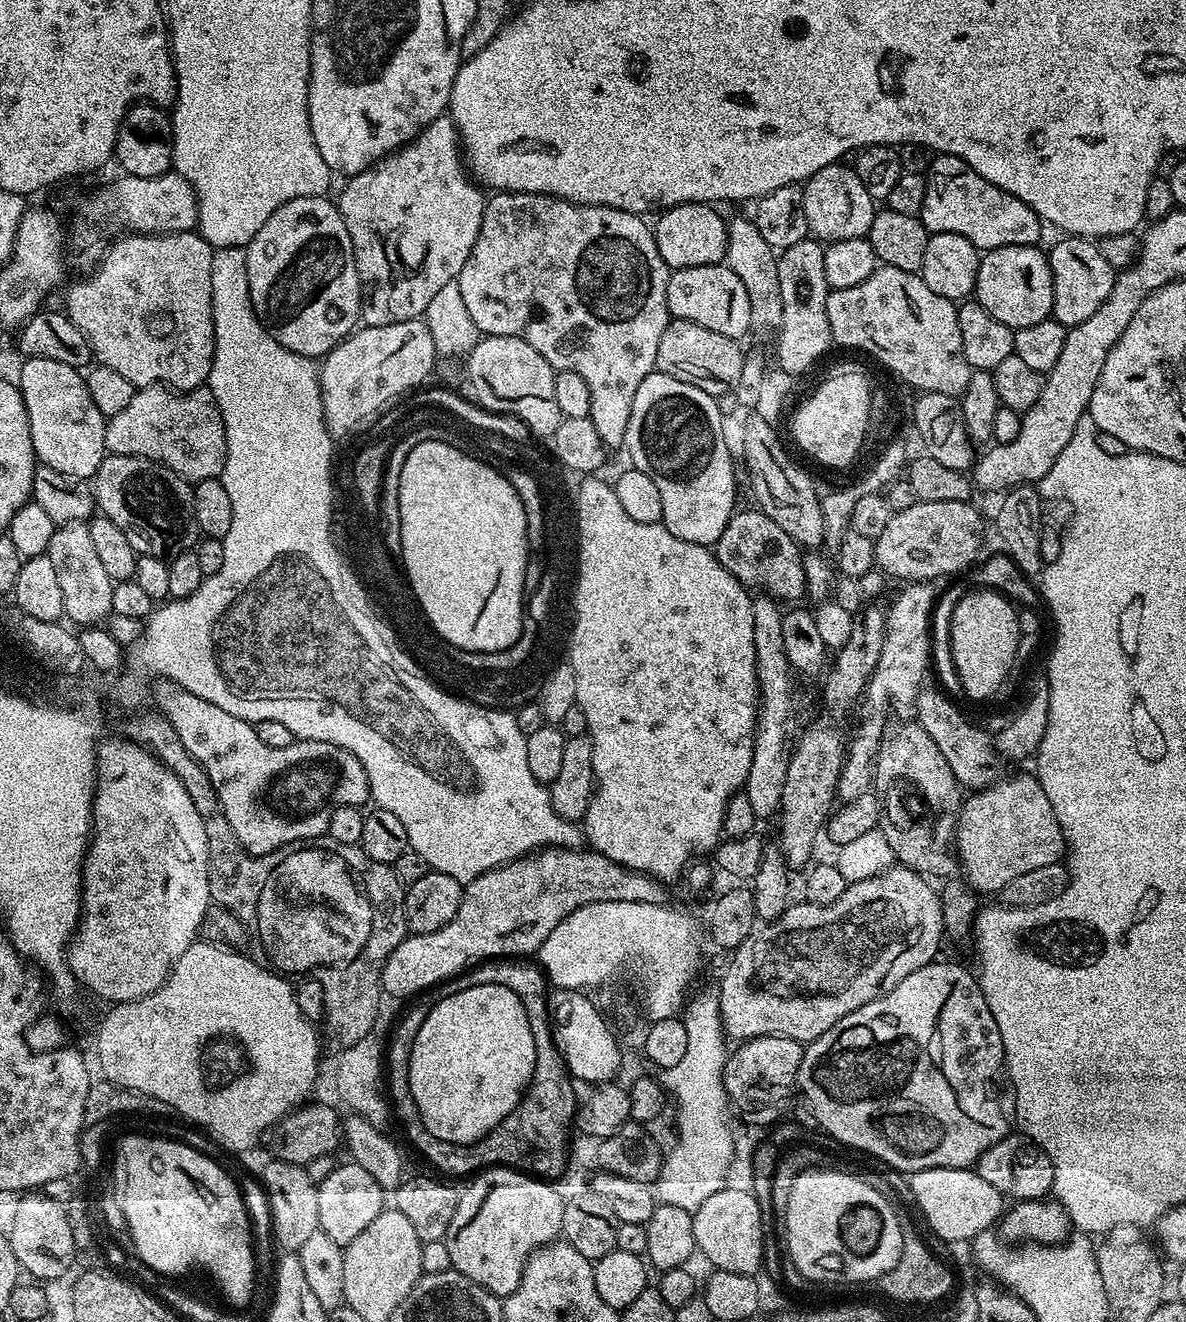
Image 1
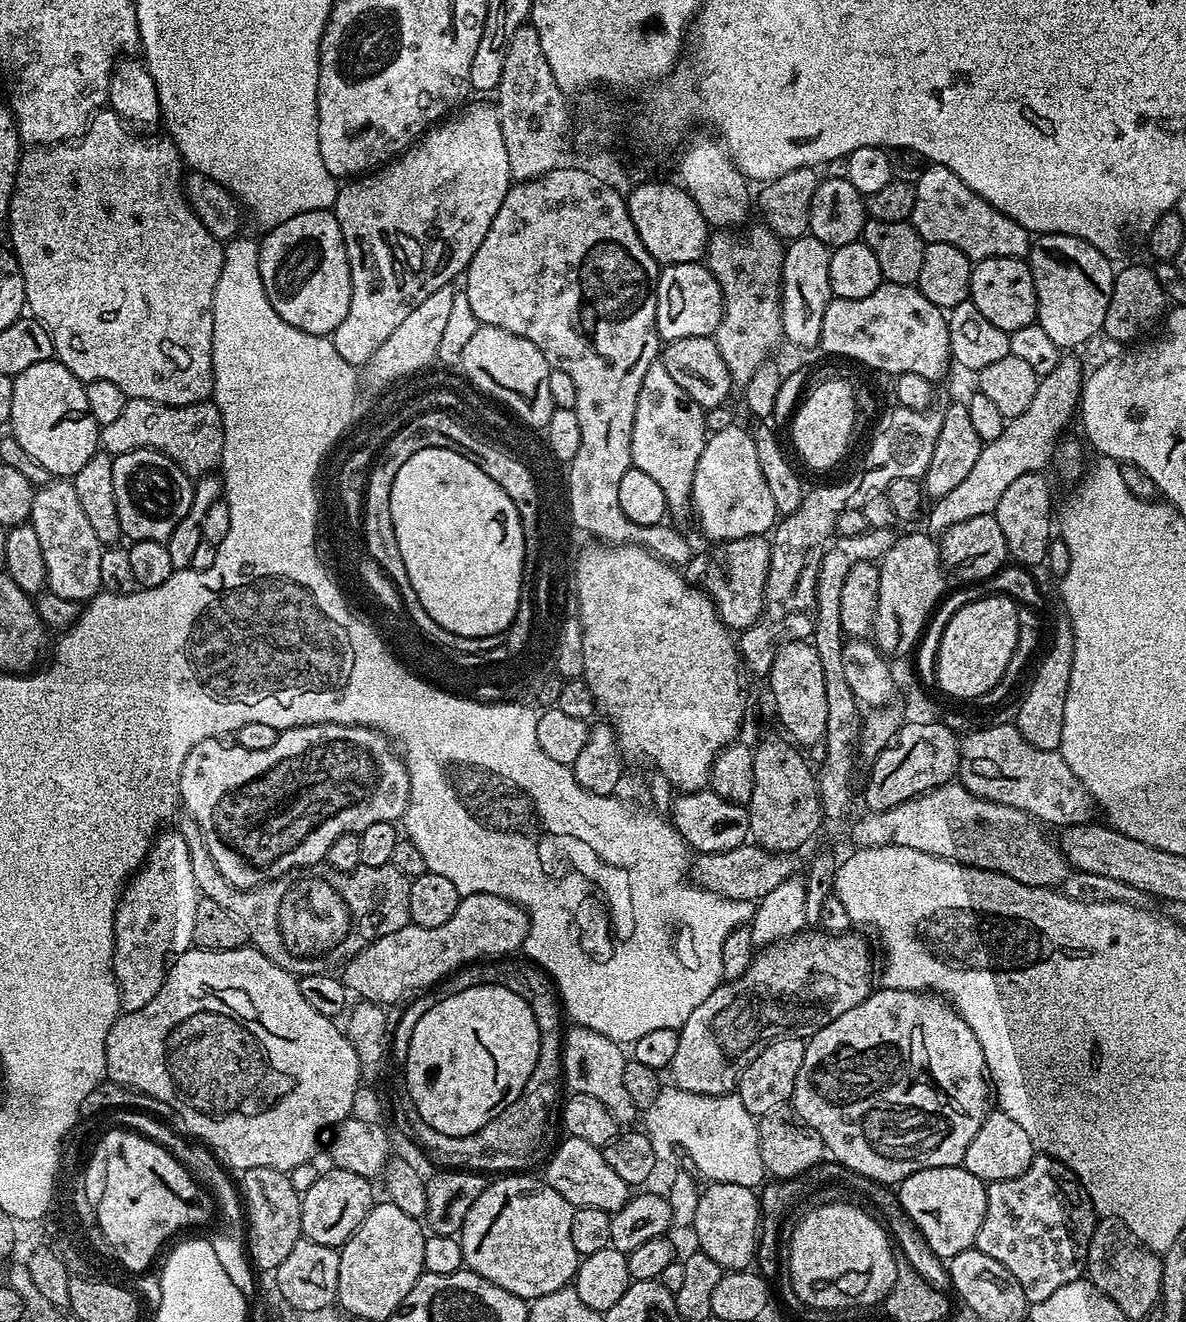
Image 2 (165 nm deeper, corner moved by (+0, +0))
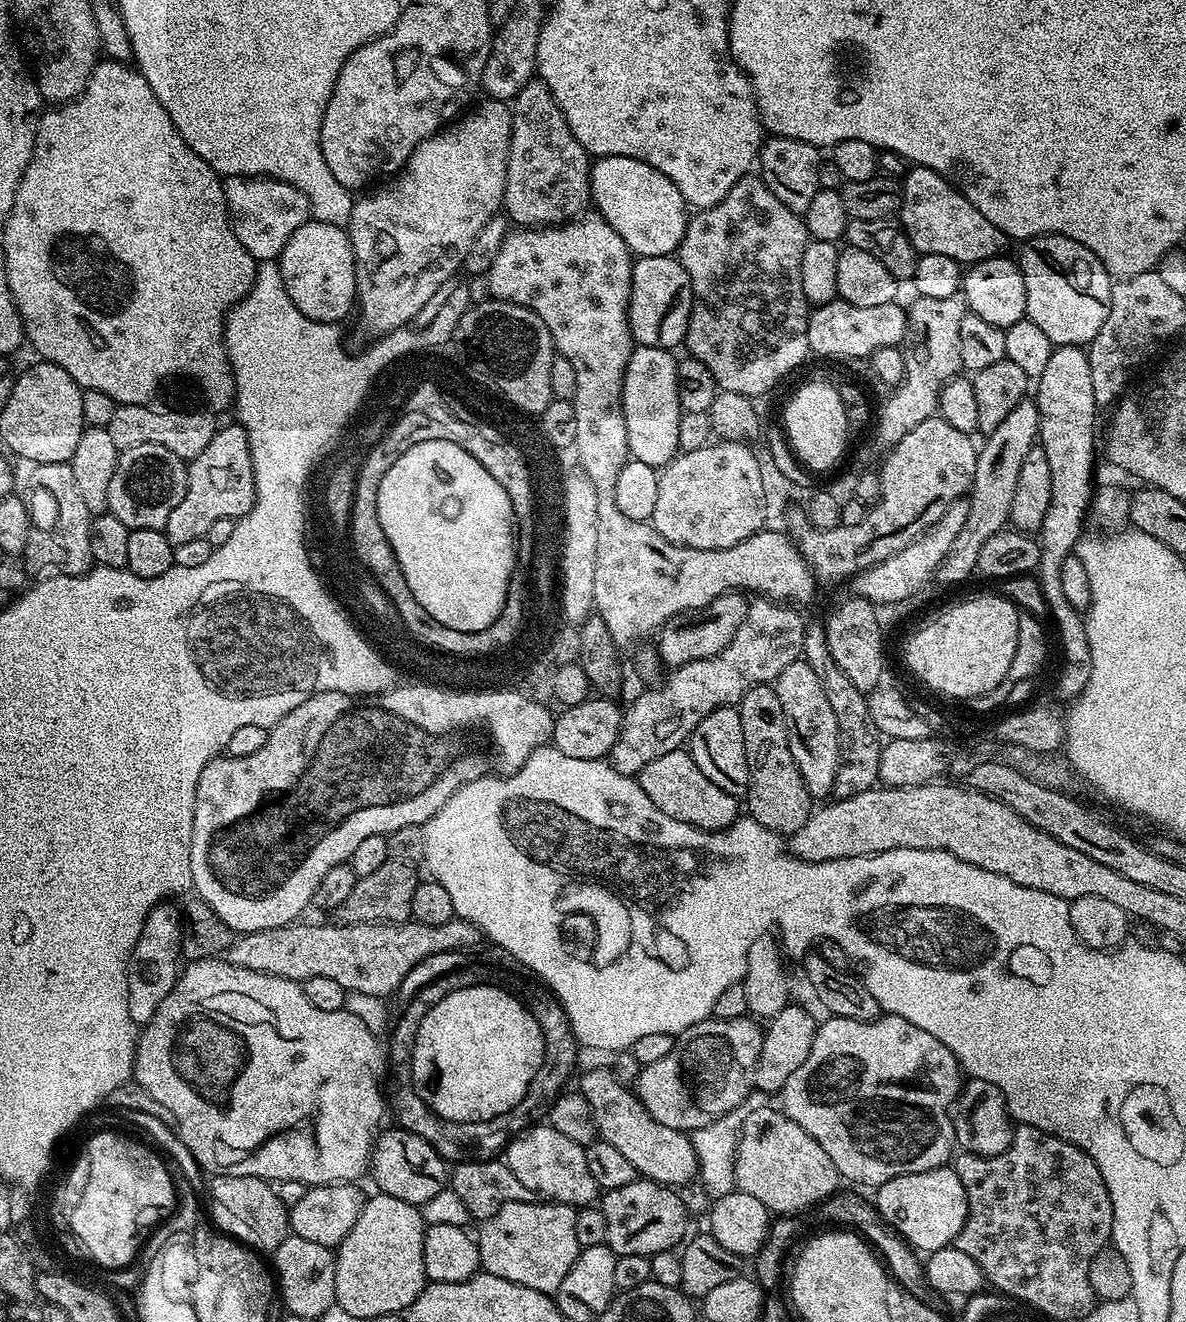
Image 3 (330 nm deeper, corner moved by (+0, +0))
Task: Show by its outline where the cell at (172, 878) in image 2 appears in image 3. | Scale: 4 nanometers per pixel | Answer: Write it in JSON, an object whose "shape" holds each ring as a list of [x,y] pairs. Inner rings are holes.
{"shape":[[[161,902],[146,918],[142,934],[132,951],[128,963],[128,1001],[130,1018],[137,1026],[143,1026],[154,1018],[154,1010],[162,1006],[162,998],[170,994],[182,971],[182,953],[180,951],[180,930],[182,916],[172,902]]]}

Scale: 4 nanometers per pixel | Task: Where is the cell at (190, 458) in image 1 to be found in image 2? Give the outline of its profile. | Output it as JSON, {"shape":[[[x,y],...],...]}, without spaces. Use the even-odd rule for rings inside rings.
{"shape":[[[131,398],[122,406],[122,415],[100,430],[100,448],[114,457],[149,448],[166,454],[190,478],[209,475],[219,465],[224,449],[222,414],[214,402],[170,406]]]}

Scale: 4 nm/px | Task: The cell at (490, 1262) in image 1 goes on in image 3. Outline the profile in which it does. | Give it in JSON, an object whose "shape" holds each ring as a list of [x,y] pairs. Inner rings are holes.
{"shape":[[[506,1202],[498,1214],[483,1221],[480,1236],[478,1232],[481,1269],[518,1282],[518,1286],[555,1294],[562,1286],[562,1278],[570,1274],[580,1249],[576,1240],[576,1211],[573,1205],[555,1202]]]}

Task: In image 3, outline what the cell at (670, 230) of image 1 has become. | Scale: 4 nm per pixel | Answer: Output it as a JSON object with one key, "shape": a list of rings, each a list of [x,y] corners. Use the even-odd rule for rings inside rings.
{"shape":[[[601,156],[590,168],[590,200],[595,211],[603,216],[604,220],[618,234],[622,234],[622,242],[626,242],[628,251],[641,256],[671,256],[677,251],[686,234],[686,226],[690,219],[689,205],[685,204],[678,186],[666,178],[654,166],[641,160],[626,158],[625,156]]]}

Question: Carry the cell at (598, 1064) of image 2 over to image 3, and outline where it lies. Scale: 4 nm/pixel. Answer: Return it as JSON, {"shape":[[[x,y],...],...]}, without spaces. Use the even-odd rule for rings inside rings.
{"shape":[[[607,1067],[590,1069],[581,1078],[578,1090],[584,1095],[586,1102],[590,1102],[590,1110],[596,1119],[599,1139],[610,1142],[610,1146],[615,1146],[643,1179],[669,1186],[681,1186],[680,1184],[688,1184],[692,1179],[693,1181],[697,1179],[697,1160],[691,1139],[683,1131],[670,1126],[662,1126],[662,1122],[655,1120],[646,1110],[646,1106],[642,1106],[635,1091],[629,1085],[618,1083]]]}

